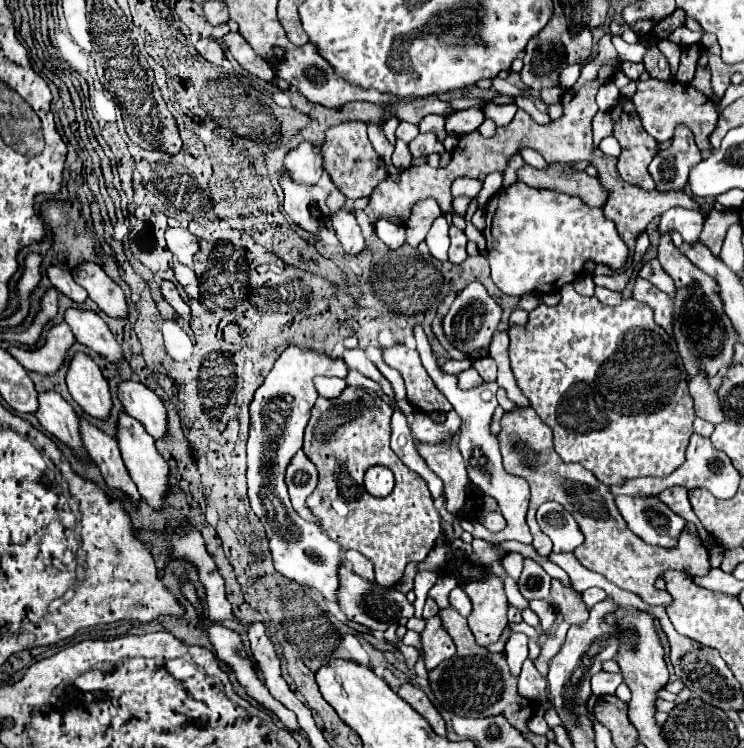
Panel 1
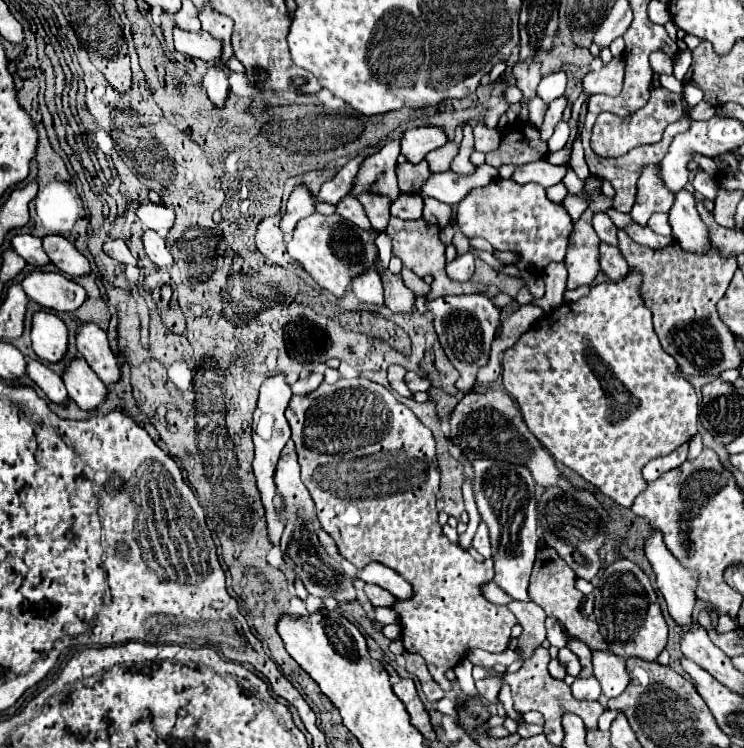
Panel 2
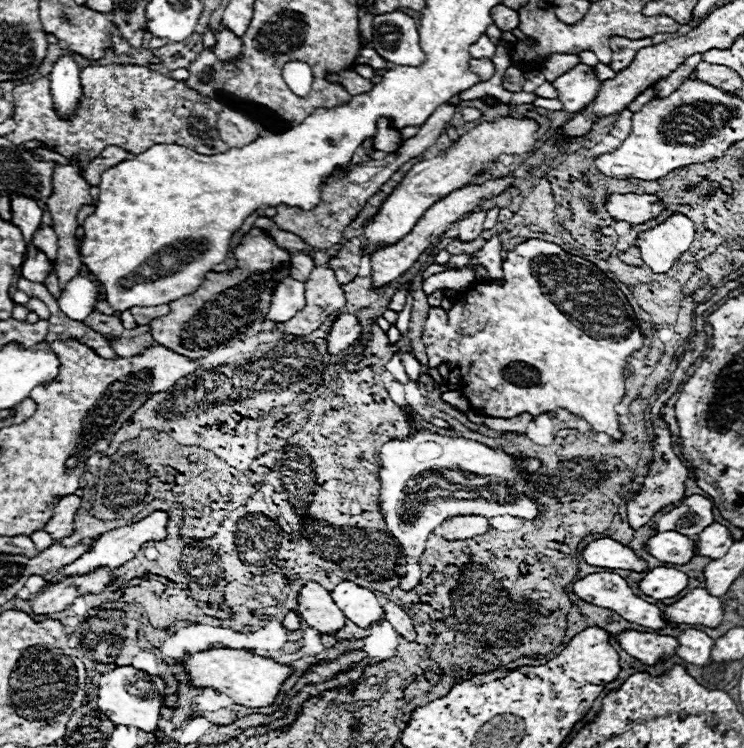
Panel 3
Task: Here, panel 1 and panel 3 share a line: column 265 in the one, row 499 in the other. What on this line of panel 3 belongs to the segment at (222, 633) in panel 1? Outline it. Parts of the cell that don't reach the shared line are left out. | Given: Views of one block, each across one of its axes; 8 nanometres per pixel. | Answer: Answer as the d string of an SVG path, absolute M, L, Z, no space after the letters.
M692 494L680 506L670 506L662 510L654 520L656 532L682 532L684 536L696 536L706 526L714 522L712 516L712 502L704 496Z

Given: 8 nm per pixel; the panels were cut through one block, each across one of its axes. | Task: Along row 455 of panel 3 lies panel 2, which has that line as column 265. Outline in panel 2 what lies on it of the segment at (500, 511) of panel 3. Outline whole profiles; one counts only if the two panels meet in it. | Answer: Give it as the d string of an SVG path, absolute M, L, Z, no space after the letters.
M284 374L270 376L262 386L260 386L260 398L258 398L258 408L254 410L254 422L252 422L252 438L254 438L254 474L256 474L256 484L262 494L262 500L274 500L274 470L276 462L280 458L282 448L290 440L290 424L284 416L284 410L292 398L292 390L284 380Z

